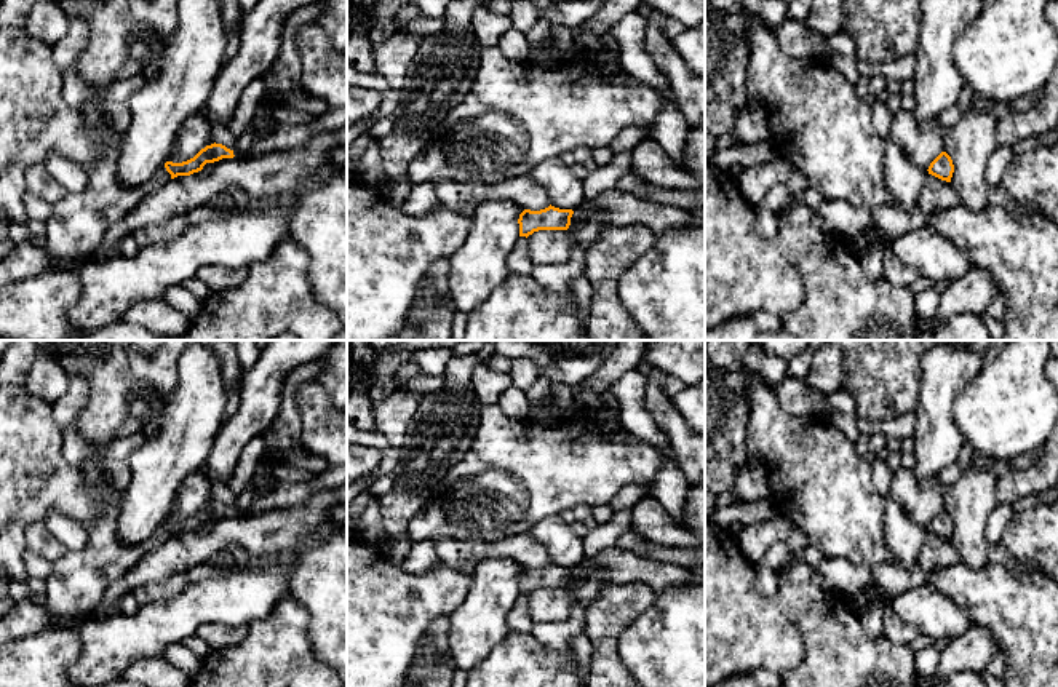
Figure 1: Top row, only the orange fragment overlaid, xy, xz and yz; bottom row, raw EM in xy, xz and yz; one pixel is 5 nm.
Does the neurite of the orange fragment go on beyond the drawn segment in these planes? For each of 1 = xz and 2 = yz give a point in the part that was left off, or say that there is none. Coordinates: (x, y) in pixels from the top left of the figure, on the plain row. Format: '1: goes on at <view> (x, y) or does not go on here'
1: does not go on here
2: does not go on here

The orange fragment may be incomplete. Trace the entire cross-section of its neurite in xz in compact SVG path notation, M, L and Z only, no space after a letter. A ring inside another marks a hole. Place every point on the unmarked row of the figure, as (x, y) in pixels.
M548 564L540 569L524 567L519 572L519 594L529 594L539 588L567 588L571 583L572 567Z

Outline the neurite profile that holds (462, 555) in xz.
M527 532L497 542L481 538L435 538L433 550L440 562L463 574L491 558L508 558L523 569L540 569L550 564L545 548Z

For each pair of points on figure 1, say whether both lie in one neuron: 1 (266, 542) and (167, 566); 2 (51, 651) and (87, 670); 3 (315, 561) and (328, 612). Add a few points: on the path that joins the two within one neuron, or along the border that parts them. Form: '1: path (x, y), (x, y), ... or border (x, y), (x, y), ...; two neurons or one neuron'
1: path (242, 536), (219, 536), (190, 550); one neuron
2: border (77, 628), (80, 652), (64, 670); two neurons
3: path (322, 574), (328, 580), (328, 599); one neuron

